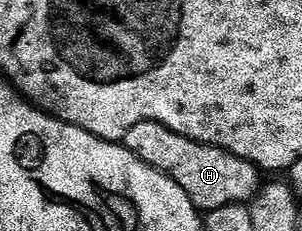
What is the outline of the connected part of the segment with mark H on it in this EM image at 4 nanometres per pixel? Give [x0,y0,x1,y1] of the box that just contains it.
[124,122,264,212]

